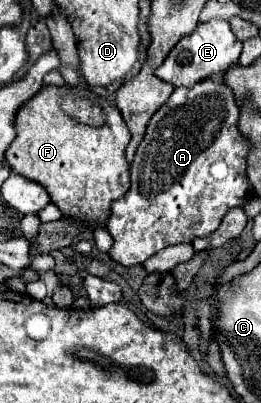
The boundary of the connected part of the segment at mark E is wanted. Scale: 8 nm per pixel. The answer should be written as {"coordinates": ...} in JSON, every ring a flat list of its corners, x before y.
{"coordinates":[[214,18,208,22,200,22,192,34,182,36,154,74,164,82,170,82,172,86,190,88,200,80,224,74,230,66,238,62,240,52,242,52,242,42,234,36,234,32,230,30,230,24,226,20]]}

